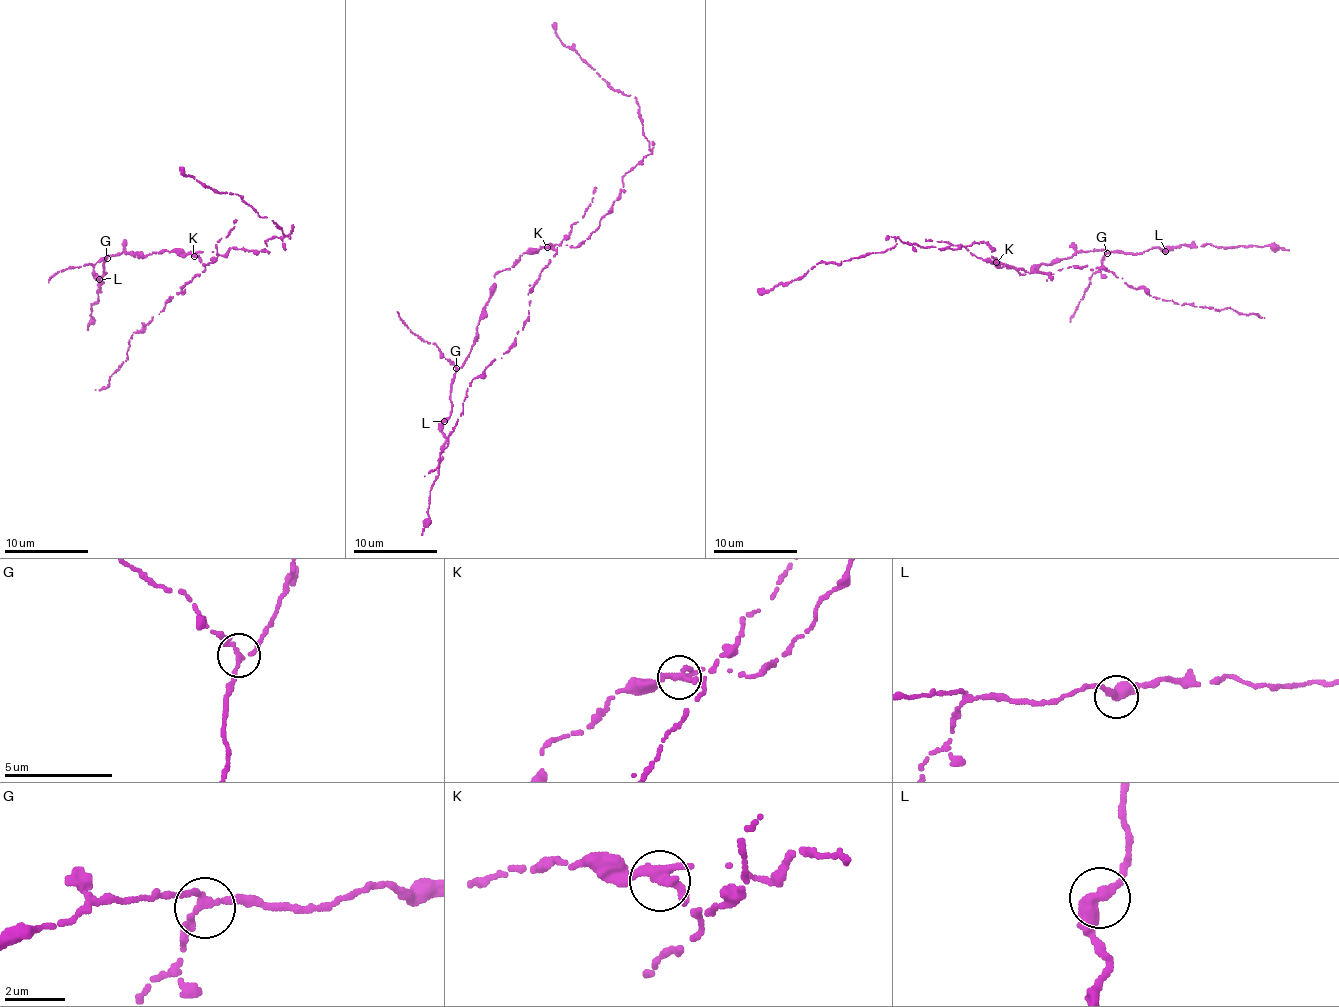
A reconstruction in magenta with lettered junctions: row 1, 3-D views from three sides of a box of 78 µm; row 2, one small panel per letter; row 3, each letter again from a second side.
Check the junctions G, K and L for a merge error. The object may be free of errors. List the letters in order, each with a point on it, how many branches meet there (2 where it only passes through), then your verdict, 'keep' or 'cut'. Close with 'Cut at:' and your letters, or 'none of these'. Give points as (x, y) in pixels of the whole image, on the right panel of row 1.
G: at (1107, 253); 3 branches meet; keep
K: at (996, 262); 2 branches meet; cut
L: at (1165, 251); 2 branches meet; keep
Cut at: K

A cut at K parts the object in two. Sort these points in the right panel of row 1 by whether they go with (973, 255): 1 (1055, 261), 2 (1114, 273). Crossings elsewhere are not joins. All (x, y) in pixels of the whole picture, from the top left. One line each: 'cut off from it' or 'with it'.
1: cut off from it
2: with it

